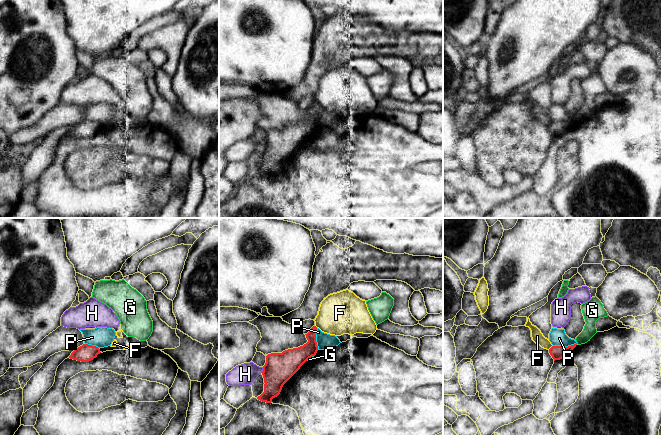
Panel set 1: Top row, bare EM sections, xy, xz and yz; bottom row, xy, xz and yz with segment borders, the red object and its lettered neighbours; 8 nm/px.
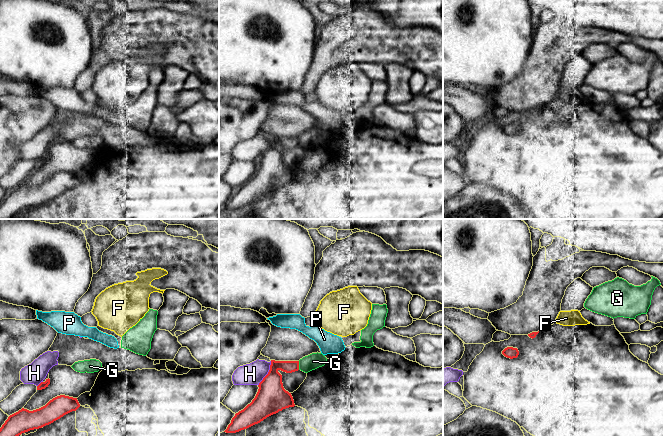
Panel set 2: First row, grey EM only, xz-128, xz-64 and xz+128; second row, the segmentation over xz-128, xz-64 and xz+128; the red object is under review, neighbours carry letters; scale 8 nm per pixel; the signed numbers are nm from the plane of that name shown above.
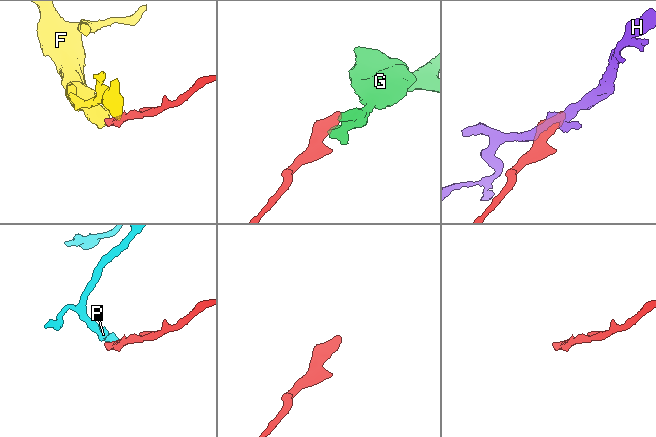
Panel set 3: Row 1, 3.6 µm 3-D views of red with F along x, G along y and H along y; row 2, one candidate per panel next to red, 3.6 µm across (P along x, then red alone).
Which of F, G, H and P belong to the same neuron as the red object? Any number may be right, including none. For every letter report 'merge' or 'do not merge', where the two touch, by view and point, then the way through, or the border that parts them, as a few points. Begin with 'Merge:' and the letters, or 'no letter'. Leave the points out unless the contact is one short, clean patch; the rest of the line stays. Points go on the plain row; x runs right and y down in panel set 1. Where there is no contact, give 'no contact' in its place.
Merge: no letter
F: do not merge | yz (551, 123) | along yz (552, 121), (548, 125)
G: do not merge | xz (309, 133) | along xz (313, 131), (306, 136)
H: do not merge | xz (263, 146) | along xz (263, 143), (261, 148)
P: do not merge | yz (564, 123) | along yz (576, 118), (567, 122), (553, 122)

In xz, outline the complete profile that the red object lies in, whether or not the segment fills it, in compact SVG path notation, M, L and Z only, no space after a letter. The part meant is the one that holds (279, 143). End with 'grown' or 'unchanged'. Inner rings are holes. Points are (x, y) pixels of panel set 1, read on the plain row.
M316 102L306 111L308 118L298 124L288 125L282 129L271 129L266 132L263 142L264 168L258 176L271 179L277 173L283 161L300 145L300 143L318 127L316 118Z; unchanged

